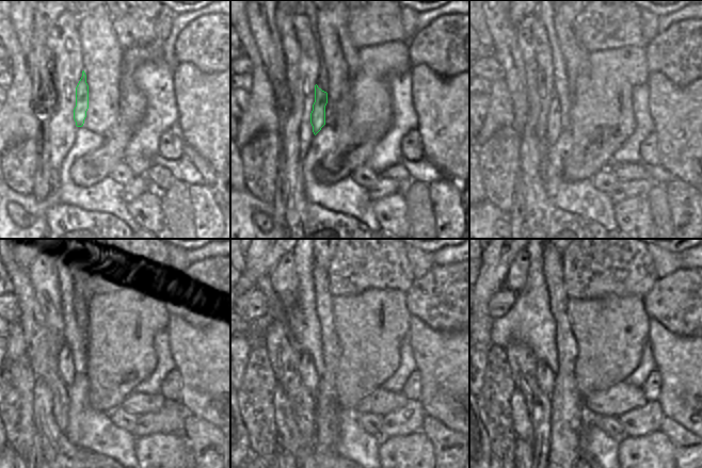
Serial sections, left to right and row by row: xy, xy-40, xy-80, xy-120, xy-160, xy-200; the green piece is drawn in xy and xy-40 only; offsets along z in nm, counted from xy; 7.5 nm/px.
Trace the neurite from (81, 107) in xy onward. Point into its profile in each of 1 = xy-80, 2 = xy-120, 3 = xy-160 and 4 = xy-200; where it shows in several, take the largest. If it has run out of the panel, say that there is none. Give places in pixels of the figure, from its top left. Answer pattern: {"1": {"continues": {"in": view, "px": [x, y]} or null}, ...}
{"1": {"continues": {"in": "xy-80", "px": [554, 118]}}, "2": {"continues": {"in": "xy-120", "px": [66, 371]}}, "3": {"continues": {"in": "xy-160", "px": [308, 376]}}, "4": {"continues": {"in": "xy-200", "px": [546, 380]}}}

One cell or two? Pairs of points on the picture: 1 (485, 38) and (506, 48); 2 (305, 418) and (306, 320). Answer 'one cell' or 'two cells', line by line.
1: two cells
2: two cells

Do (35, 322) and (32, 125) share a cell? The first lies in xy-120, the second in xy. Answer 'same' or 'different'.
different

